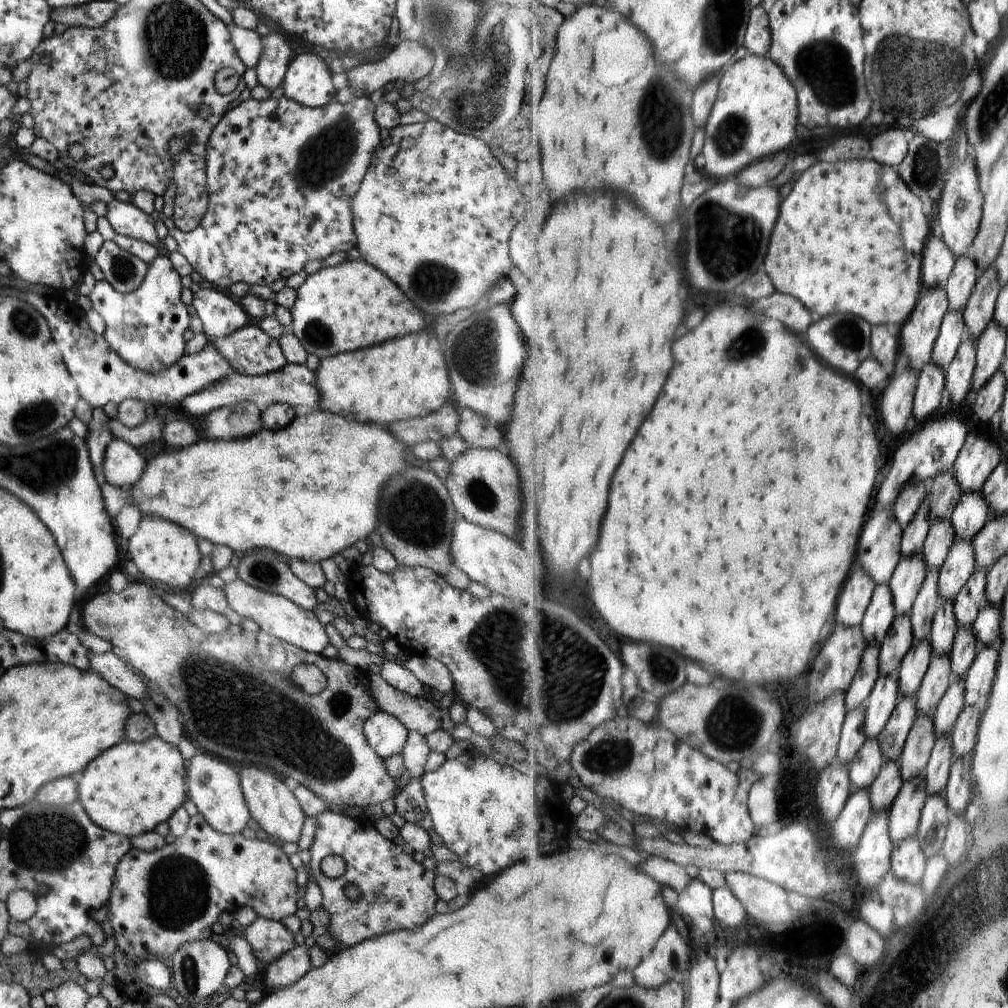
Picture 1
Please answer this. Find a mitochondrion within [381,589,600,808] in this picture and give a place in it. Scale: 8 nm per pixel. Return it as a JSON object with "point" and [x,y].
{"point":[478,641]}

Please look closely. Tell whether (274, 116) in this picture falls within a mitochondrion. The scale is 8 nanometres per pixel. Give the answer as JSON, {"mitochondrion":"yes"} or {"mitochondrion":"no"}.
{"mitochondrion":"no"}

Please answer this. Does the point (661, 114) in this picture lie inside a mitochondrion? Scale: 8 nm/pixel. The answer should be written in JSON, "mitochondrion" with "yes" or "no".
{"mitochondrion":"yes"}

